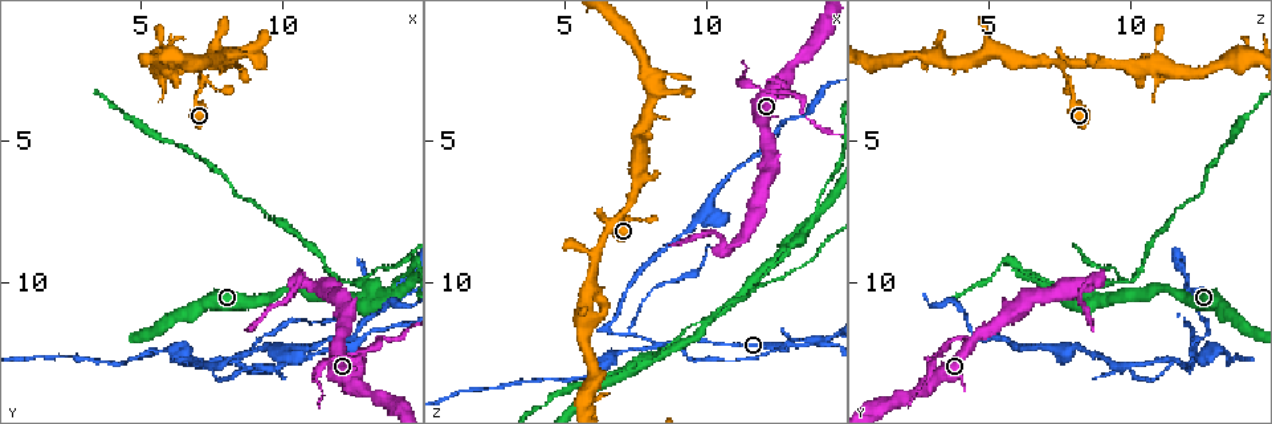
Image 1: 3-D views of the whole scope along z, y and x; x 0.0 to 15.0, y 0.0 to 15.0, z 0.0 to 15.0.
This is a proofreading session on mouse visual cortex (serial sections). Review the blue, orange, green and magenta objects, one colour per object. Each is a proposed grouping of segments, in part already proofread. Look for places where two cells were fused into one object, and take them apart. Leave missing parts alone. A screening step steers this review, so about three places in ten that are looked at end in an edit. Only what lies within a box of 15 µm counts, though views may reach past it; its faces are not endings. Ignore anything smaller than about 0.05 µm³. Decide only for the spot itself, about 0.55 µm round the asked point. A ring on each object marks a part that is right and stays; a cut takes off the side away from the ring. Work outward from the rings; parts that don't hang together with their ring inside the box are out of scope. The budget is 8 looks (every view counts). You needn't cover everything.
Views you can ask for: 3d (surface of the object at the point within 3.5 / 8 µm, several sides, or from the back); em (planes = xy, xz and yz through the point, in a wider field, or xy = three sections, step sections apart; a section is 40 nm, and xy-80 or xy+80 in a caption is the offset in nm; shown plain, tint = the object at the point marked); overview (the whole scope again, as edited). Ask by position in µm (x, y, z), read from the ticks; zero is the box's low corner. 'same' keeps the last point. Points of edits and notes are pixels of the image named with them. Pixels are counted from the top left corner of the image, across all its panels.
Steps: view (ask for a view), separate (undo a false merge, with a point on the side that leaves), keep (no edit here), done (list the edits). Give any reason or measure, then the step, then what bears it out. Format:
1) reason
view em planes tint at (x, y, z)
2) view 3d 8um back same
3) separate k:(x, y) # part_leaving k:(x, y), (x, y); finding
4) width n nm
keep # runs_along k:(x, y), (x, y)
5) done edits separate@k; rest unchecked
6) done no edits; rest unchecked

four or more arms meet
view 3d 3.5um at (8.4, 12.8, 12.3)

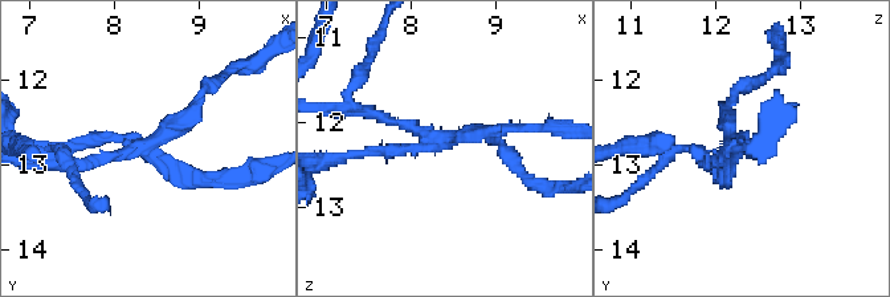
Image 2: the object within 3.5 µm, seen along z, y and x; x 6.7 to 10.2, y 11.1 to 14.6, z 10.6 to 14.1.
view em xy step 2 tint at (8.25, 12.80, 12.15)

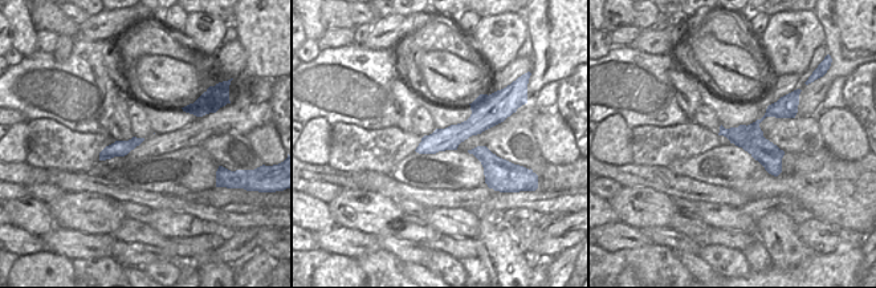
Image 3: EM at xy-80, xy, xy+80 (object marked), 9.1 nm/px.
arms 4
separate 2:(379, 116) # part_leaving 2:(435, 138), (370, 110), (333, 110); a second cell is stuck on

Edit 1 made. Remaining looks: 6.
view 3d 3.5um at (12.7, 12.6, 3.0)

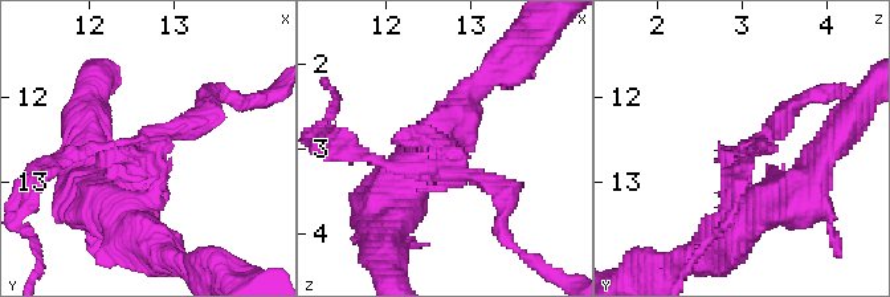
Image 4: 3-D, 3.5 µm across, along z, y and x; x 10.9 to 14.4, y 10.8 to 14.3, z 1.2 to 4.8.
view em xy step 3 tint at (12.75, 12.70, 3.00)

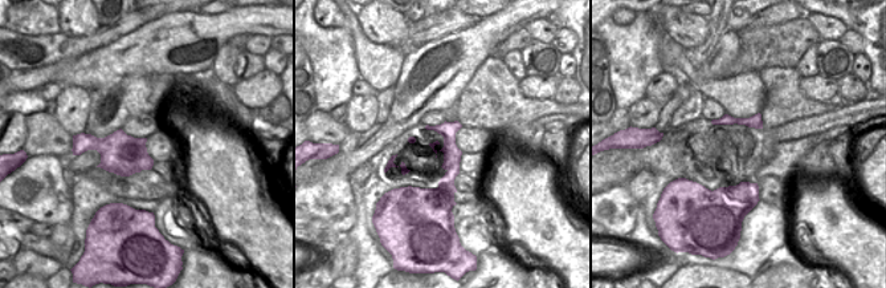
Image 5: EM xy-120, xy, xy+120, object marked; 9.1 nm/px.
keep # runs_along 4:(119, 206), (204, 116); continuous, no second cell

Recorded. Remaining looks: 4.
two arms at a narrow angle
view 3d 8um at (12.9, 10.4, 8.8)

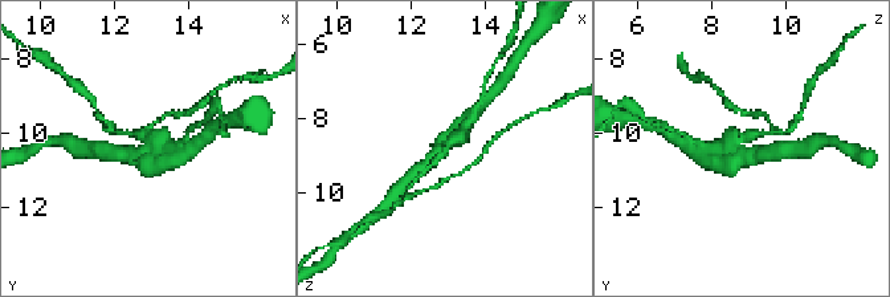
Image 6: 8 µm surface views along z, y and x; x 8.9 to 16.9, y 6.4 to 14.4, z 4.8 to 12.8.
shape alone is not enough
view em xy step 5 tint at (12.8, 10.5, 8.8)

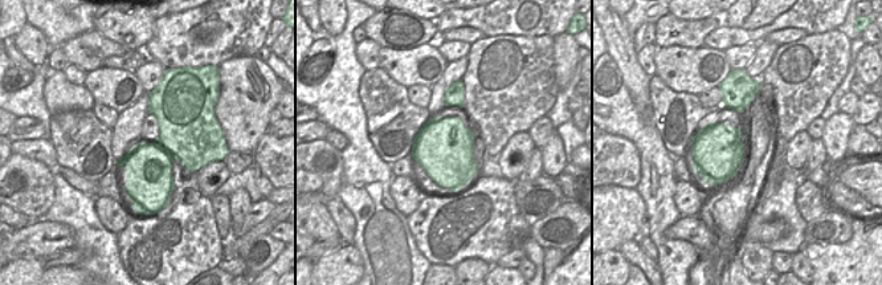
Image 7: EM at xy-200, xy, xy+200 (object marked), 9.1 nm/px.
separate 6:(457, 138) # two cells meet here

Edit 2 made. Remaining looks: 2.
done edits separate@2, separate@6; rest unchecked

